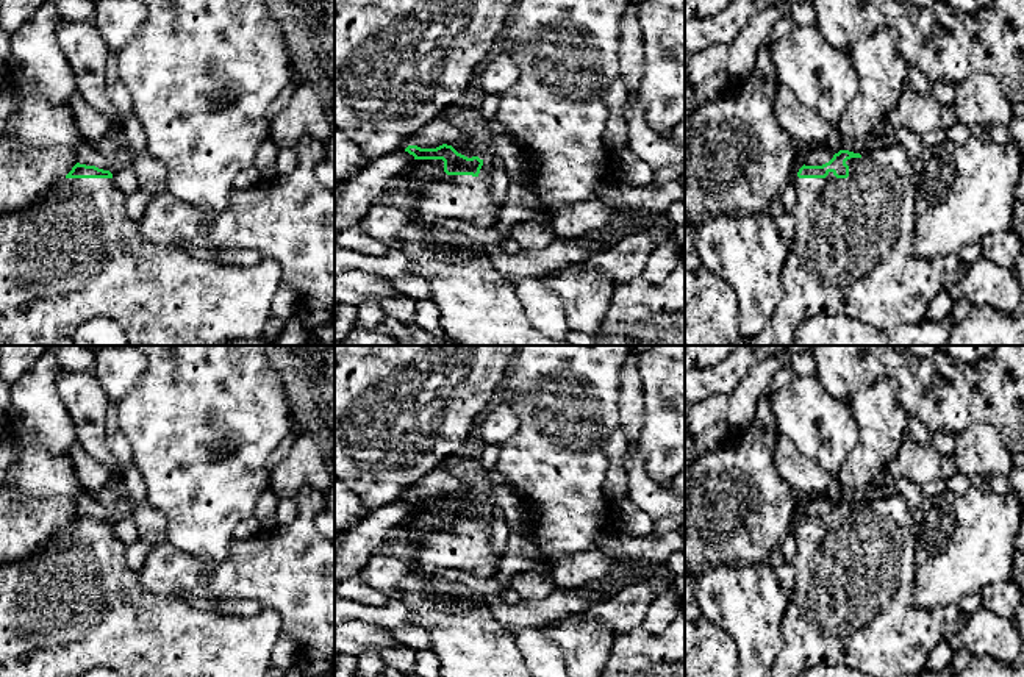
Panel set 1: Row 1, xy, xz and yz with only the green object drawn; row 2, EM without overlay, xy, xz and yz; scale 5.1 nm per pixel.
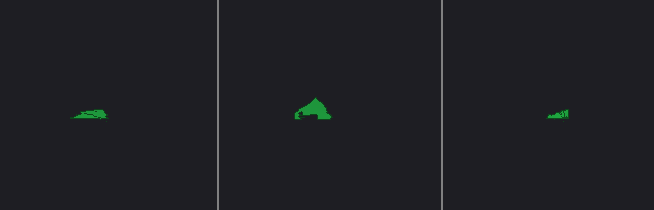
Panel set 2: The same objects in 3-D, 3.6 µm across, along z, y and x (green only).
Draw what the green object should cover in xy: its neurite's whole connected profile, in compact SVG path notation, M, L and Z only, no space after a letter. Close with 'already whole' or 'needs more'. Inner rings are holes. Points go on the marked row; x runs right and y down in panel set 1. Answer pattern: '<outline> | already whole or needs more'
M77 163L64 178L38 197L25 213L0 216L0 346L73 346L78 327L94 317L106 317L119 324L127 335L128 346L227 346L231 341L261 336L280 286L281 266L274 258L263 258L253 266L233 266L216 260L199 260L180 245L145 241L141 236L138 222L127 214L125 194L117 189L113 174L95 166Z | needs more

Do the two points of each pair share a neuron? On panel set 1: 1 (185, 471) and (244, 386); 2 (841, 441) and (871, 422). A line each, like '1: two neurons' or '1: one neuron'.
1: one neuron
2: two neurons

